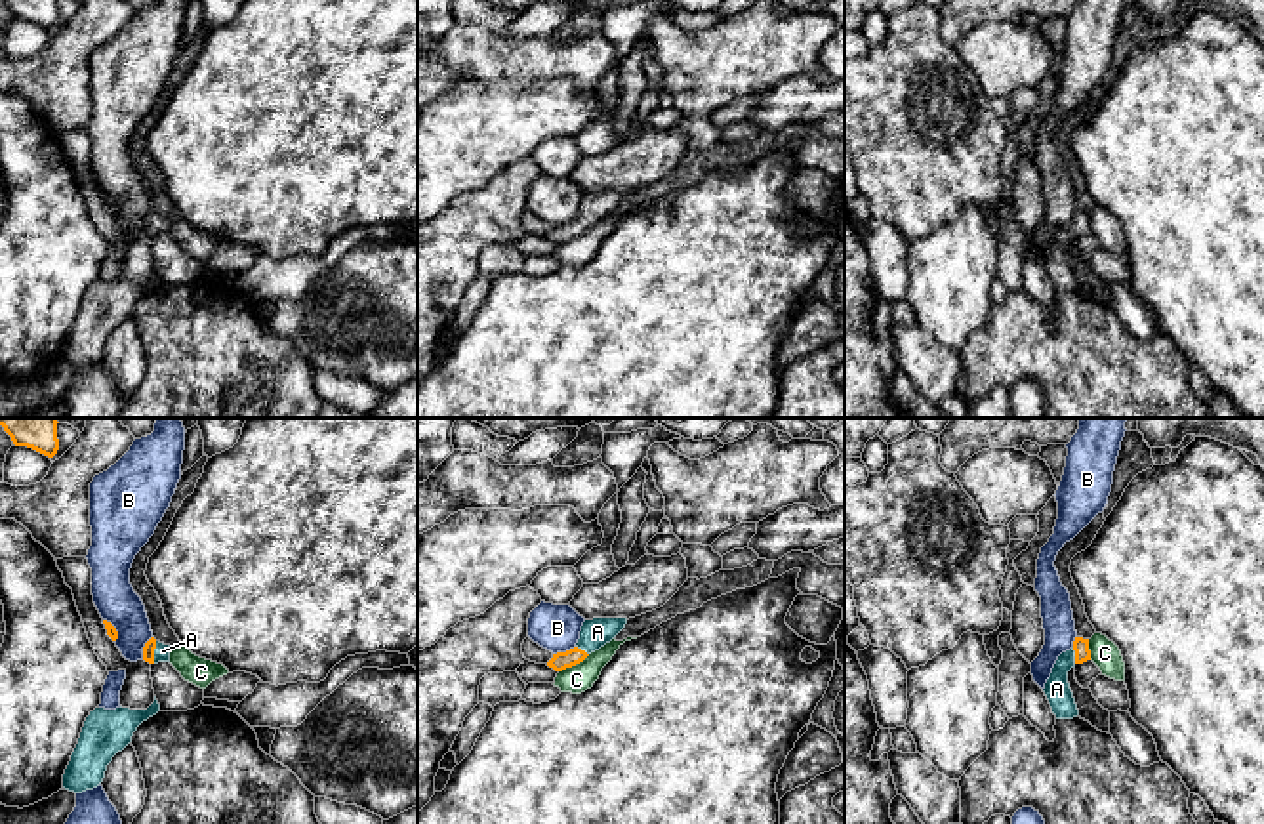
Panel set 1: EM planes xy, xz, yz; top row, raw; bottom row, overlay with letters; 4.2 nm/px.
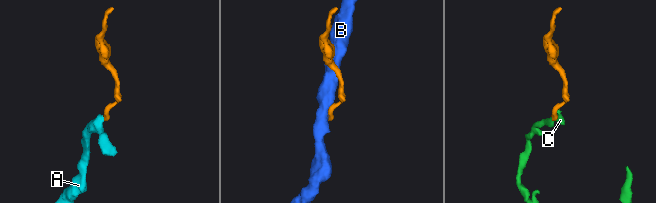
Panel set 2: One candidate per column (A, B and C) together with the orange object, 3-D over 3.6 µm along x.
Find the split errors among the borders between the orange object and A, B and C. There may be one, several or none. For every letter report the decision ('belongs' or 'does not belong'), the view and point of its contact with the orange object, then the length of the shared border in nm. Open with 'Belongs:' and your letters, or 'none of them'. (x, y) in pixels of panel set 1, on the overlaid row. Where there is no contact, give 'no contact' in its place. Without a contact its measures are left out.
Belongs: A
A: belongs | xy (153, 653) | 100 nm
B: does not belong | xy (143, 647) | 110 nm
C: does not belong | xz (574, 664) | 150 nm

